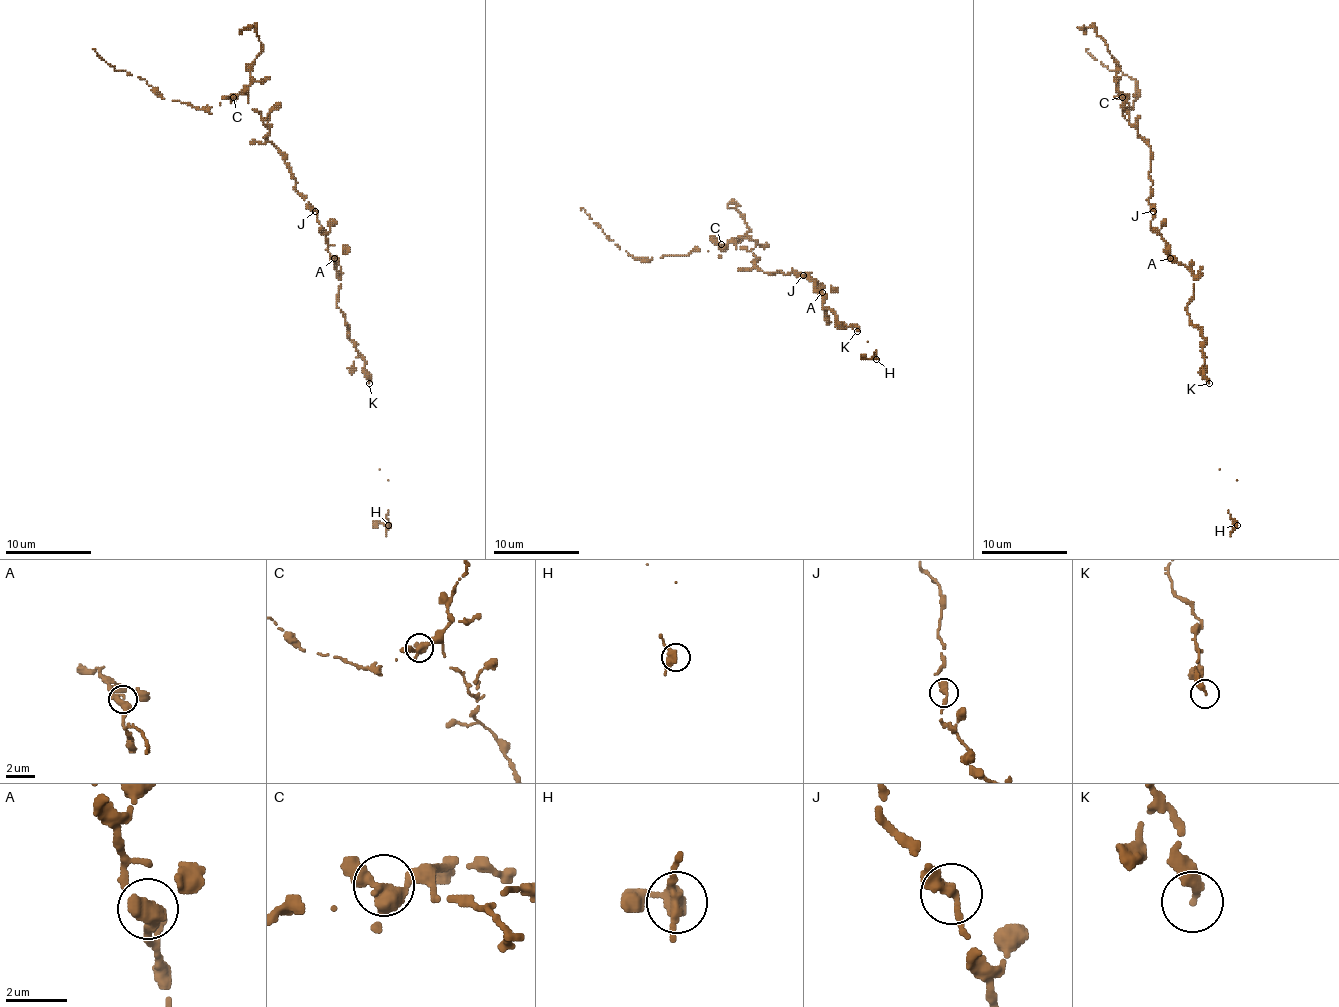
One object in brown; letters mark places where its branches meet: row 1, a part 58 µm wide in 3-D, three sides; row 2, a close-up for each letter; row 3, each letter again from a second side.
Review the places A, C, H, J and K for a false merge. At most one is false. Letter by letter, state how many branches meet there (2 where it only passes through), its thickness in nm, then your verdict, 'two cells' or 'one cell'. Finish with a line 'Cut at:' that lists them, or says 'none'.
A: branches 2; calibre 400 nm; one cell
C: branches 3; calibre 360 nm; two cells
H: branches 3; calibre 320 nm; one cell
J: branches 2; calibre 320 nm; one cell
K: branches 1; calibre 320 nm; one cell
Cut at: C

